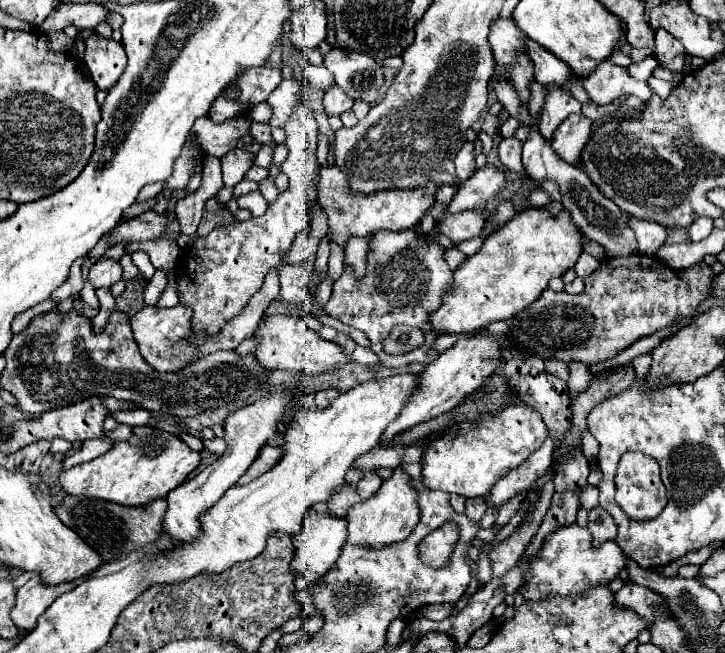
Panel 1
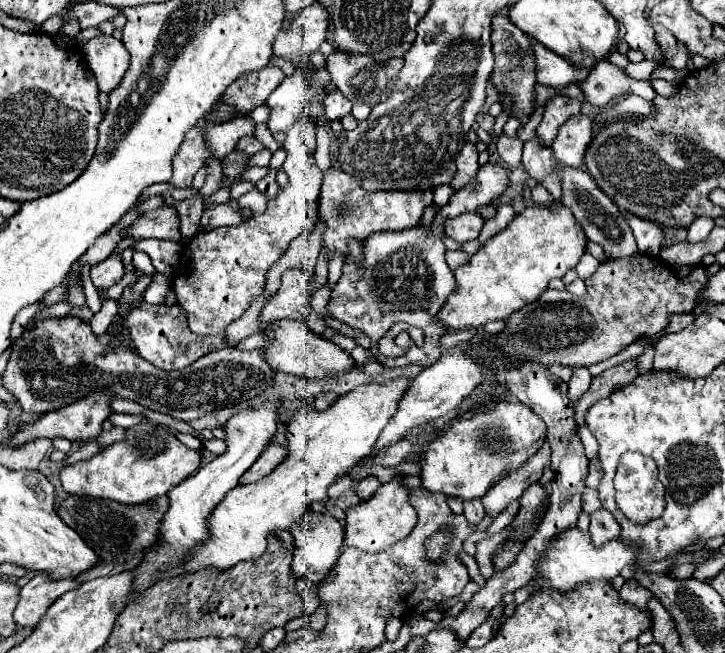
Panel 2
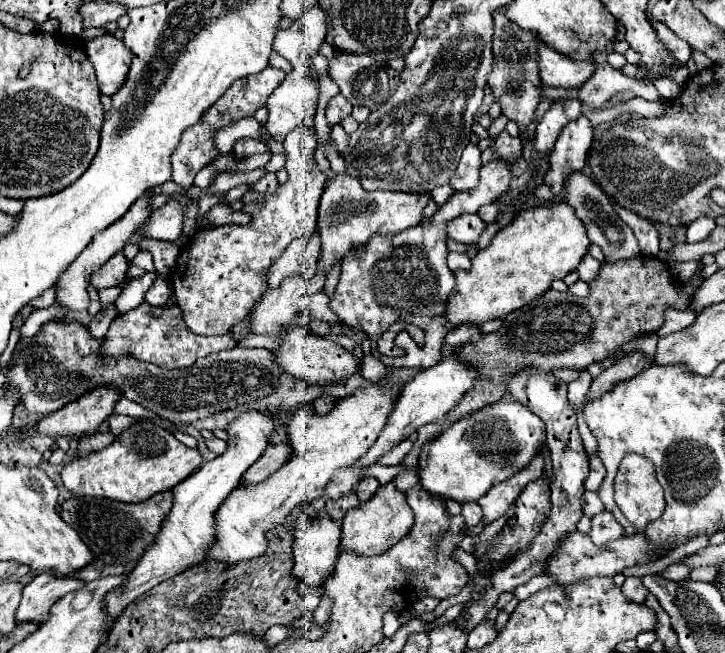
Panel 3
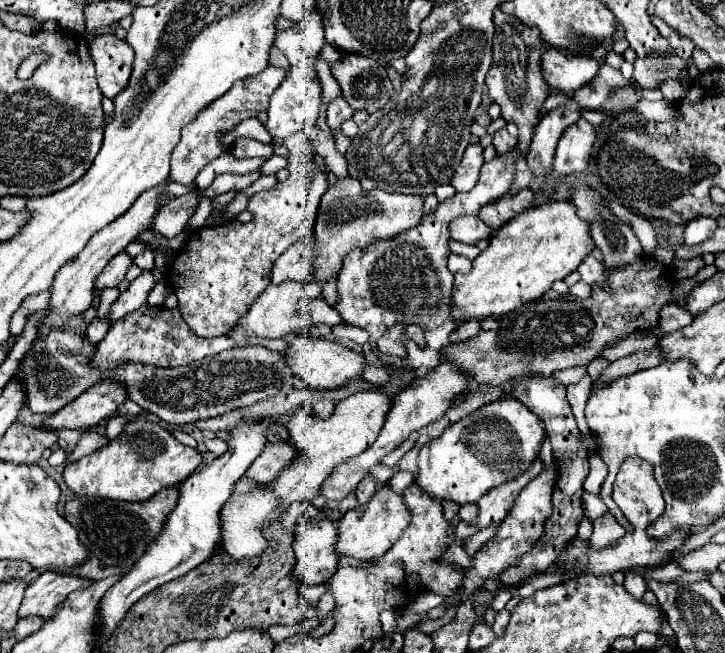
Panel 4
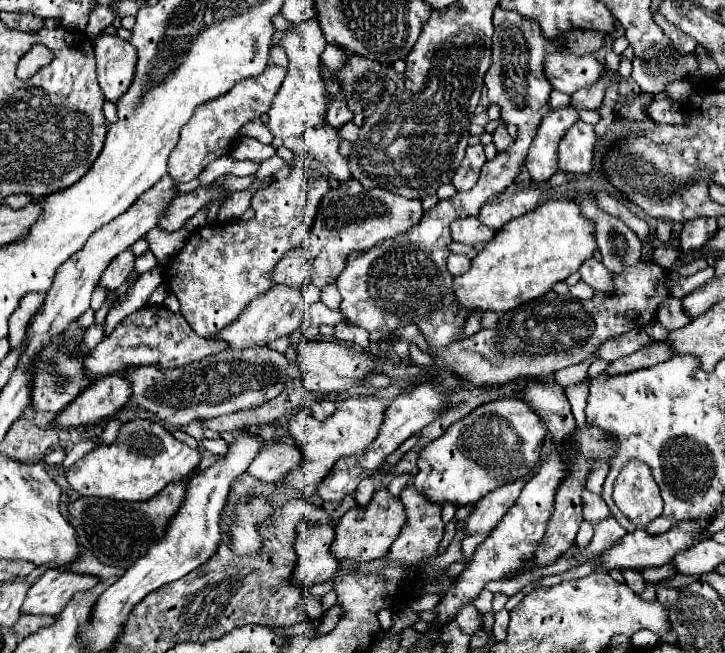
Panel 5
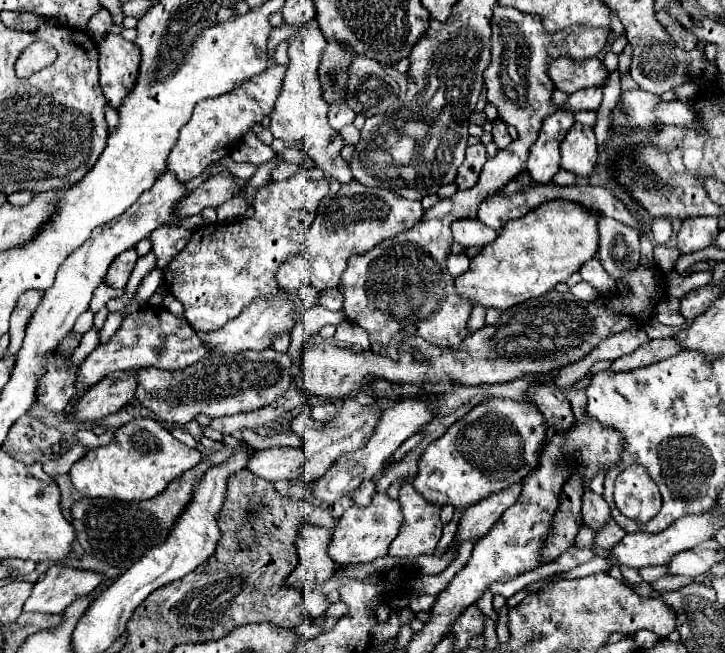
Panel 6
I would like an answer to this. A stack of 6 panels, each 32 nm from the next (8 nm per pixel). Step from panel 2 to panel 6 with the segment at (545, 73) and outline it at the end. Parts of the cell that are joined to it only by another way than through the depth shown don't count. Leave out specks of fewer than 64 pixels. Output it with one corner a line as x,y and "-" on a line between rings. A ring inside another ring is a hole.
556,56
550,60
548,76
558,90
572,94
576,90
602,84
608,78
608,70
596,56
584,60

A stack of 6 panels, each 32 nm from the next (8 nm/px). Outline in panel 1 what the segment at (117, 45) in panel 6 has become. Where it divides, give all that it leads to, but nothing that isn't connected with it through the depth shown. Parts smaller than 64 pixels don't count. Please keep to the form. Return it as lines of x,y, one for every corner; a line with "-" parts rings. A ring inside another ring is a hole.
92,34
86,38
86,56
84,62
90,68
92,80
100,90
110,90
126,66
126,52
122,44
112,38
102,38
100,34

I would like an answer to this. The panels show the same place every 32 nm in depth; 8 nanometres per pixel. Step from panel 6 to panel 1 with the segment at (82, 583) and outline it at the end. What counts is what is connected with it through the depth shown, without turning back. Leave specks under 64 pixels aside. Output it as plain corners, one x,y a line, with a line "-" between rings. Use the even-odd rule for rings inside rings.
32,576
24,586
16,590
16,602
10,612
12,622
16,624
18,630
30,632
36,626
38,616
42,616
58,596
72,590
74,586
76,584
70,582
58,586
44,586
38,576

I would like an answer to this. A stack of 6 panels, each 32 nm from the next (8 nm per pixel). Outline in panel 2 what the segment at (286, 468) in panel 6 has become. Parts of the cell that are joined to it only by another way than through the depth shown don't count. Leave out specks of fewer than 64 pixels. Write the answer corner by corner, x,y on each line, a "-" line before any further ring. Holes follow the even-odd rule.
270,444
264,448
264,452
260,454
260,460
256,460
252,464
252,468
248,468
248,472
244,472
244,476
240,478
240,484
250,484
260,480
262,476
270,474
286,456
286,448
278,446
278,444

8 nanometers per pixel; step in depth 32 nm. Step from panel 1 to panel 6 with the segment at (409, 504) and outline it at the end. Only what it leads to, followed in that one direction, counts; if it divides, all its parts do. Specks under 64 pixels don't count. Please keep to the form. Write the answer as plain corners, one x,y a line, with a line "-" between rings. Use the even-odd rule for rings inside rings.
376,492
370,506
364,506
364,508
352,506
342,514
338,524
334,526
334,534
332,534
328,552
338,566
372,562
376,558
382,558
388,554
388,546
398,536
402,522
404,522
404,516
402,516
400,504
396,500
392,500
386,492

